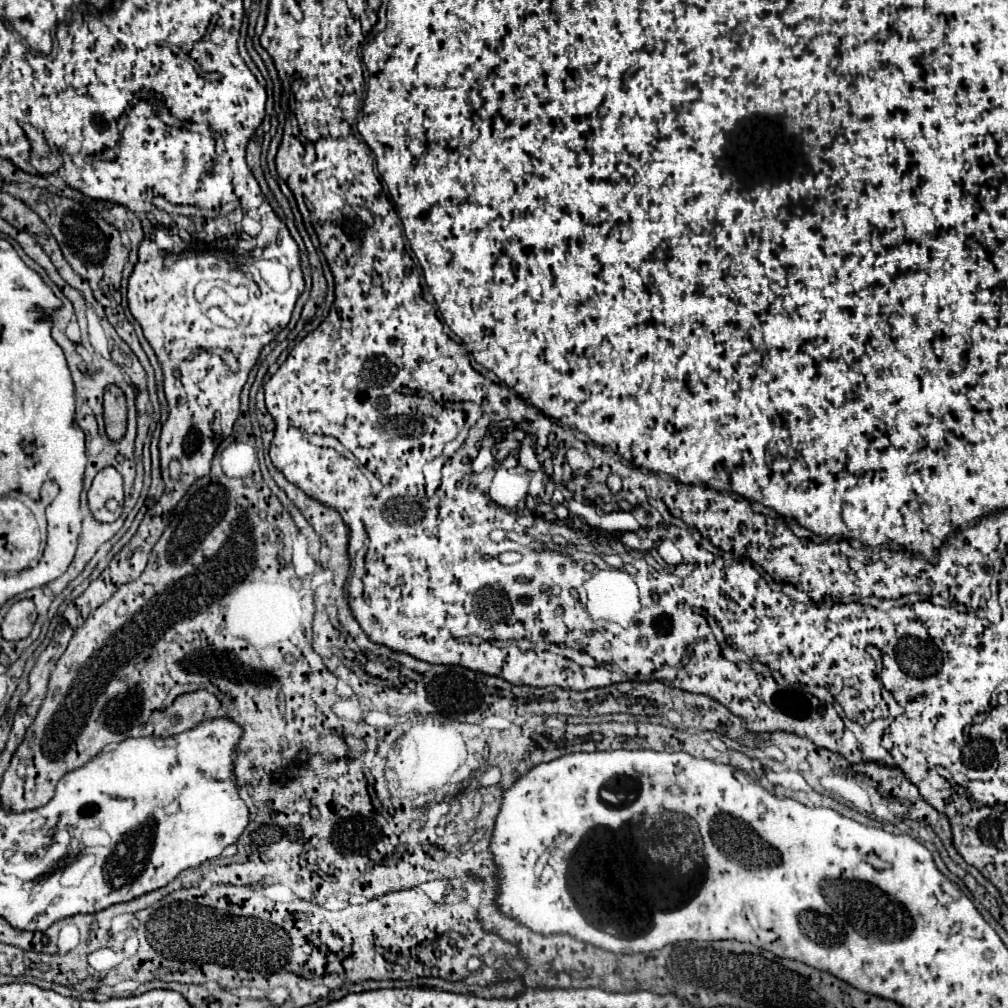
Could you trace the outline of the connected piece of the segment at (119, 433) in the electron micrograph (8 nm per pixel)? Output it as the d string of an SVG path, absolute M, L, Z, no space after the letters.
M110 384L104 392L104 422L110 440L120 440L126 432L126 400L124 392Z

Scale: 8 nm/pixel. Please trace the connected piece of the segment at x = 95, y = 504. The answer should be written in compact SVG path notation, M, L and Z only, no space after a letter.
M112 466L102 468L94 476L92 486L88 490L88 506L96 520L112 522L120 516L120 510L110 510L106 506L106 500L110 500L110 498L114 498L118 502L118 506L122 506L122 500L124 500L122 498L122 476Z

